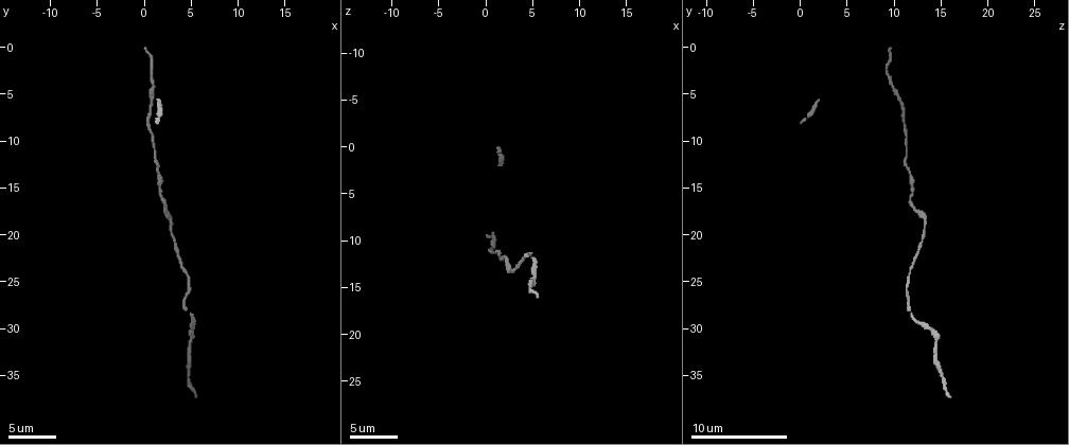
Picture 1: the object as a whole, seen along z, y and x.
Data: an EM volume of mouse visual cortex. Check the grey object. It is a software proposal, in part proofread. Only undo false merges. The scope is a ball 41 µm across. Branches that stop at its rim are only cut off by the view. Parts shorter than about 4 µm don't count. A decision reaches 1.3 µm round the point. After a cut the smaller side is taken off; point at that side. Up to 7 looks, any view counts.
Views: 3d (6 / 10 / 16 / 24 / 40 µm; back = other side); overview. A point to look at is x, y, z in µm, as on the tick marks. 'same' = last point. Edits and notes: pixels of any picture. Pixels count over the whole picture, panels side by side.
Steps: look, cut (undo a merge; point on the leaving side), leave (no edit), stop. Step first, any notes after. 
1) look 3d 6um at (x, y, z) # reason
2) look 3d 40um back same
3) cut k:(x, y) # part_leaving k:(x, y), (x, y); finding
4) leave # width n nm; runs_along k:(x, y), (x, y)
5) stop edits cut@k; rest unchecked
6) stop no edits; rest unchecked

look 3d 10um at (1.4, 13.0, 11.2) # sudden change in width

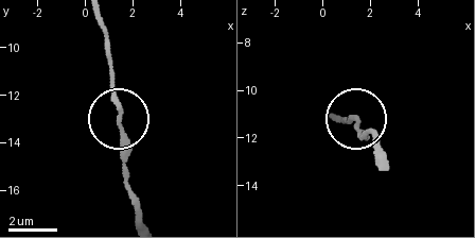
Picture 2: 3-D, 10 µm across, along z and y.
look 3d 10um back at (1.5, 12.8, 11.4) # from behind

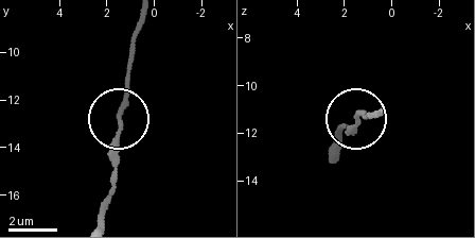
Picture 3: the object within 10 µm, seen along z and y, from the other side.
leave # runs_along 3:(111, 202), (111, 142), (123, 106), (129, 41); one neuron here

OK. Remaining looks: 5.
look 3d 10um at (2.8, 18.0, 13.2) # sudden change in width

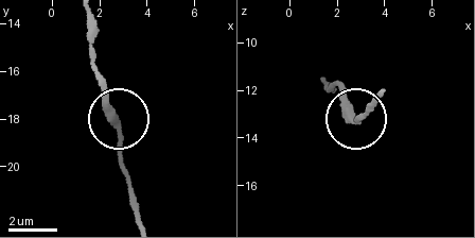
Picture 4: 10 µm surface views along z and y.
leave # continuous, no second neuron

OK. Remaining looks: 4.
look 3d 10um at (0.6, 6.0, 11.0) # sudden change in width

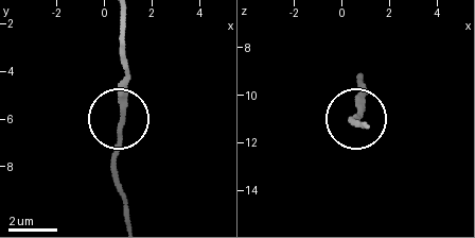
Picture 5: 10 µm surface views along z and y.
leave # runs_along 5:(128, 219), (117, 171), (117, 134), (128, 69); continuous, no second neuron

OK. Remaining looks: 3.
stop no edits; rest unchecked

